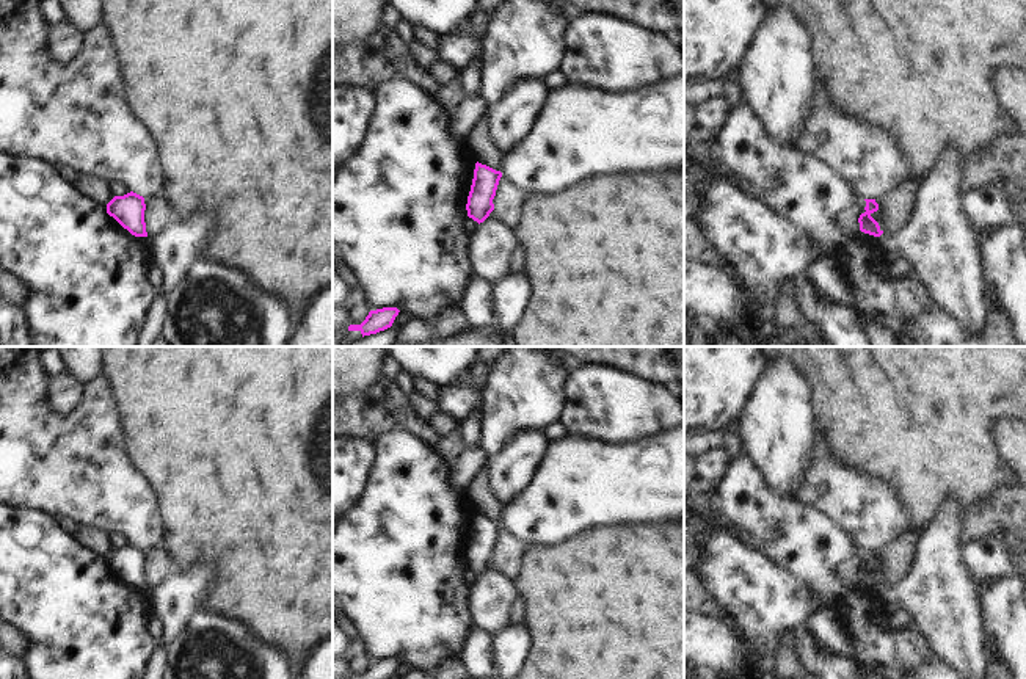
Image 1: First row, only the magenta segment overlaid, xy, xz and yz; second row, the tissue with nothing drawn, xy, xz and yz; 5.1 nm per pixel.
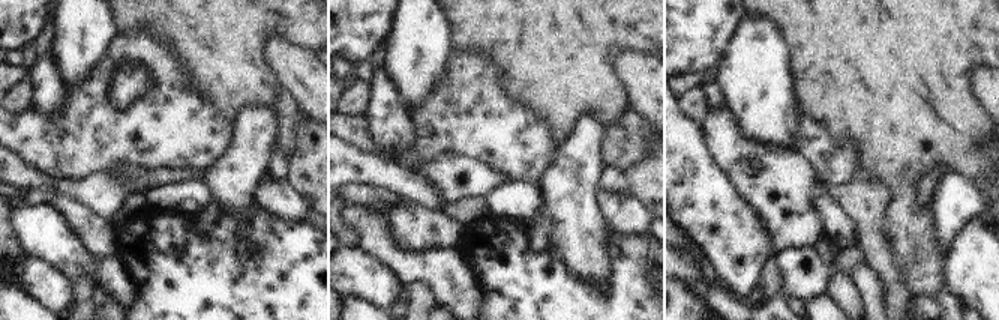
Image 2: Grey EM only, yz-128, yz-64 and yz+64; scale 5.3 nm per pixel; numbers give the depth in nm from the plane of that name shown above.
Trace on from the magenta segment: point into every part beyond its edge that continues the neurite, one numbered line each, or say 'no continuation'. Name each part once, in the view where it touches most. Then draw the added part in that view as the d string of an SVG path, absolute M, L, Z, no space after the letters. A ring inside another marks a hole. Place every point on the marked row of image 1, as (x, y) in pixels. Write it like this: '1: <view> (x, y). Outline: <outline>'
no continuation

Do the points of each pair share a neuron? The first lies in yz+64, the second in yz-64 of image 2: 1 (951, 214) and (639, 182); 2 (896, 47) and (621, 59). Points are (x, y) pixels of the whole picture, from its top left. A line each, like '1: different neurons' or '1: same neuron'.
1: different neurons
2: different neurons

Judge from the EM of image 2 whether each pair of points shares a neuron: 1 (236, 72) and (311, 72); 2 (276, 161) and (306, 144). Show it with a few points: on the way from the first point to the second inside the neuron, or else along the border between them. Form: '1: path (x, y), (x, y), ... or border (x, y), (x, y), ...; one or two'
1: border (264, 38), (264, 59), (278, 83); two
2: border (291, 152), (287, 175); two

